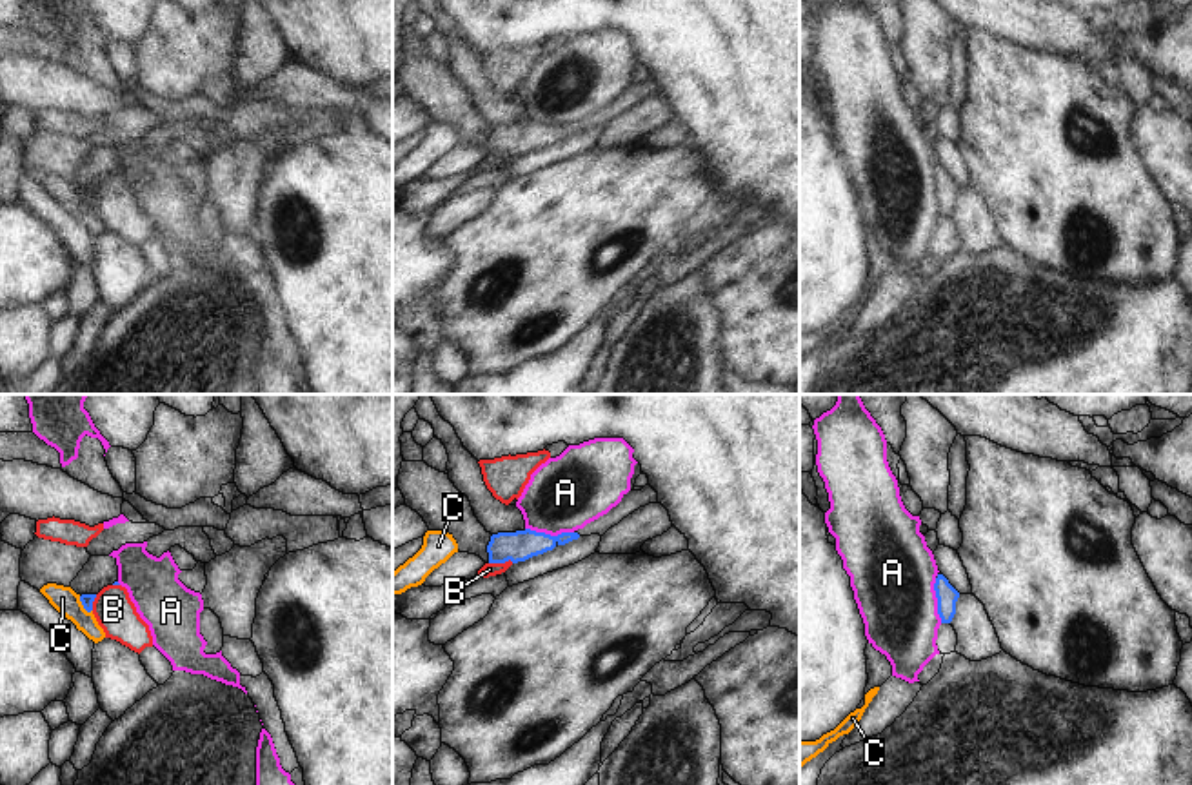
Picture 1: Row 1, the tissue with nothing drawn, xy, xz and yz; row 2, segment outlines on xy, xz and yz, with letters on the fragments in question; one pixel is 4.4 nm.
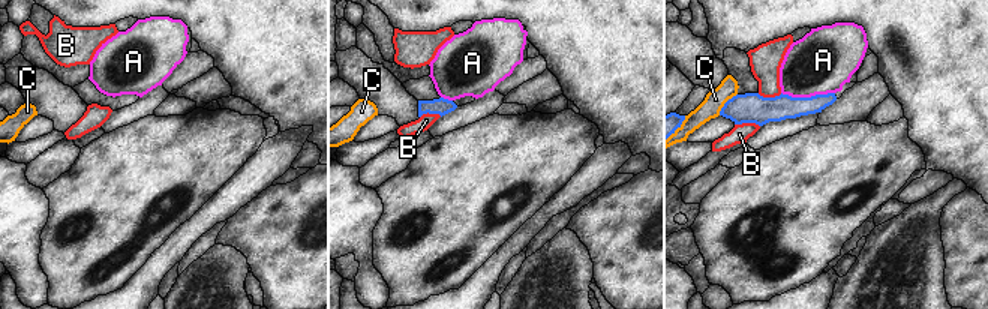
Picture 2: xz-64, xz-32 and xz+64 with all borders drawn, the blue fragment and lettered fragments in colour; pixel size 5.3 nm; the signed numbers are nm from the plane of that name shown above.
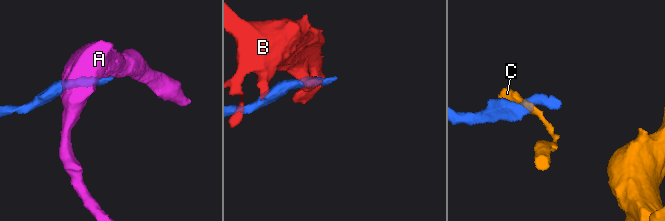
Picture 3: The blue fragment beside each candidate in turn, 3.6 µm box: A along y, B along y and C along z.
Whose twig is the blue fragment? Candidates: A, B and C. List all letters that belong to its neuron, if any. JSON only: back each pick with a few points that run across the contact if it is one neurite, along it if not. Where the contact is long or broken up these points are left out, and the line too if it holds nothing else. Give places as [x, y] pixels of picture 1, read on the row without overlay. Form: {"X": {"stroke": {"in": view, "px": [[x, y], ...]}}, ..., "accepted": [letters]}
{"accepted": []}

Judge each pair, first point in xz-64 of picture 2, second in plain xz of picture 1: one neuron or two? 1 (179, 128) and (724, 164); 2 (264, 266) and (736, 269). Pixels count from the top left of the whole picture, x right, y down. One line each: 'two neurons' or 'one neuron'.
1: two neurons
2: one neuron

